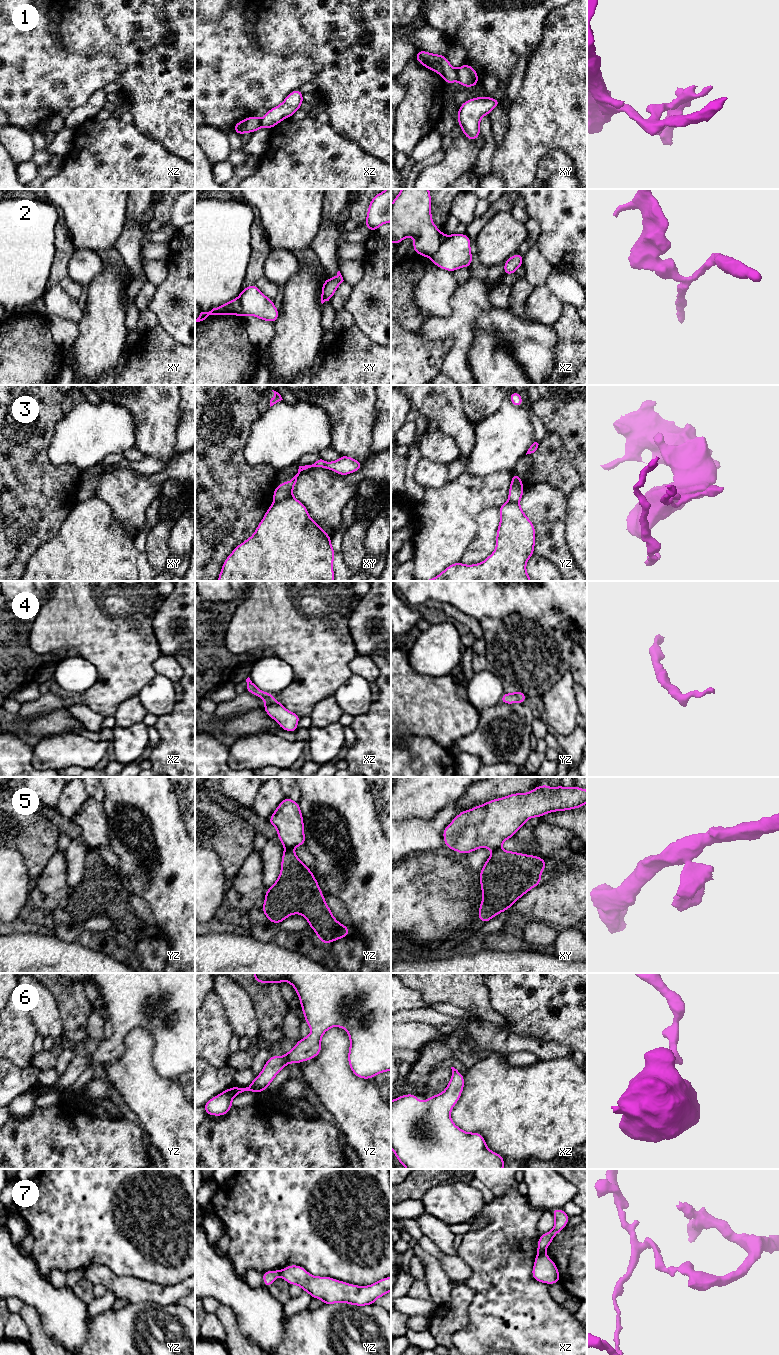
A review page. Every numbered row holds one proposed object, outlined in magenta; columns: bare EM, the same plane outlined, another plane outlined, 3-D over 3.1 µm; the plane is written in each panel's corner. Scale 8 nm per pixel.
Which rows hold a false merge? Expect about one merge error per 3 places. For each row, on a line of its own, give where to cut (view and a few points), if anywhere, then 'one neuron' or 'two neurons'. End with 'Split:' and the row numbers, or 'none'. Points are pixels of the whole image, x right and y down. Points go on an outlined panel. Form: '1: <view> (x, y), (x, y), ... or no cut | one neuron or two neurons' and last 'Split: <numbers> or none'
1: xy (456, 70), (458, 79) | two neurons
2: xz (444, 236), (439, 248), (429, 256) | two neurons
3: xy (291, 495), (274, 502) | two neurons
4: no cut | one neuron
5: yz (285, 848), (292, 849) | two neurons
6: no cut | one neuron
7: xz (543, 1252), (538, 1254) | two neurons
Split: 1, 2, 3, 5, 7

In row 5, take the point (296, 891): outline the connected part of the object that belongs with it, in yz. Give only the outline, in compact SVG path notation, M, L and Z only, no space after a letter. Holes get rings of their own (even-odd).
M285 849L282 855L281 871L277 881L266 890L261 910L271 923L280 923L292 914L303 915L319 942L329 944L343 937L349 937L349 927L339 923L328 907L323 893L311 870L296 856L293 849Z

